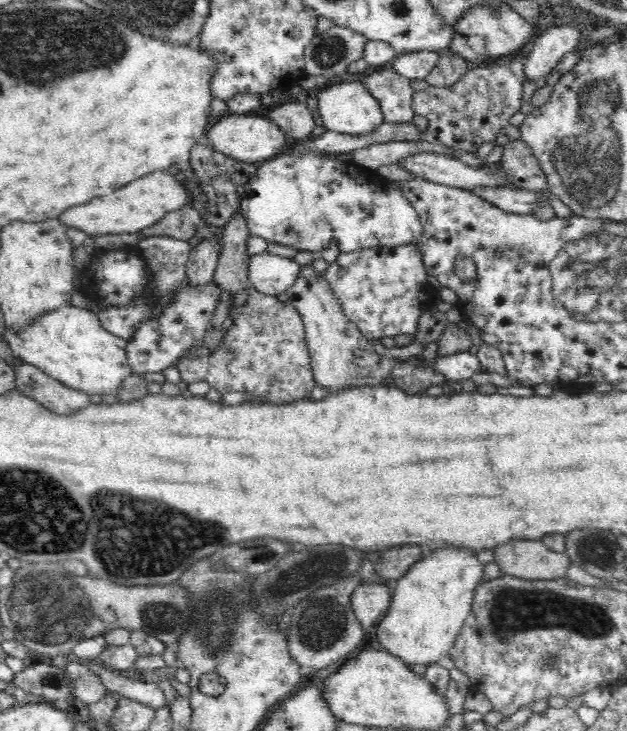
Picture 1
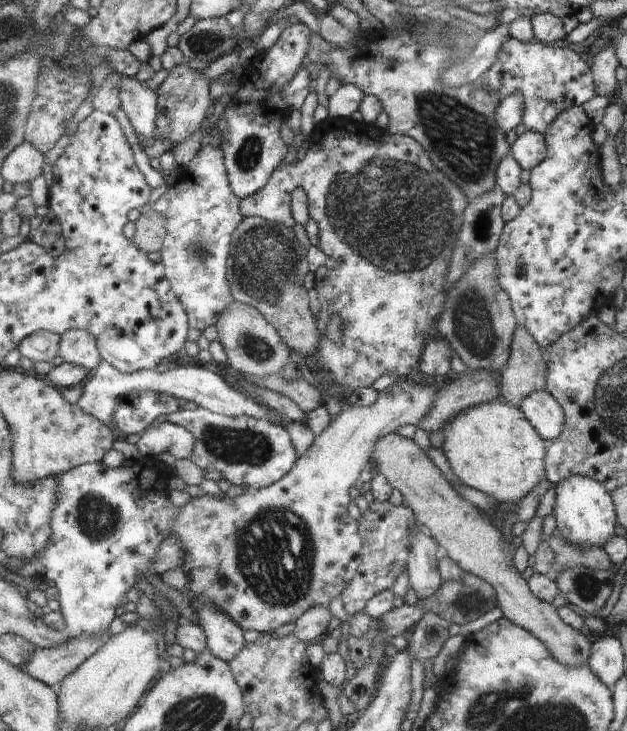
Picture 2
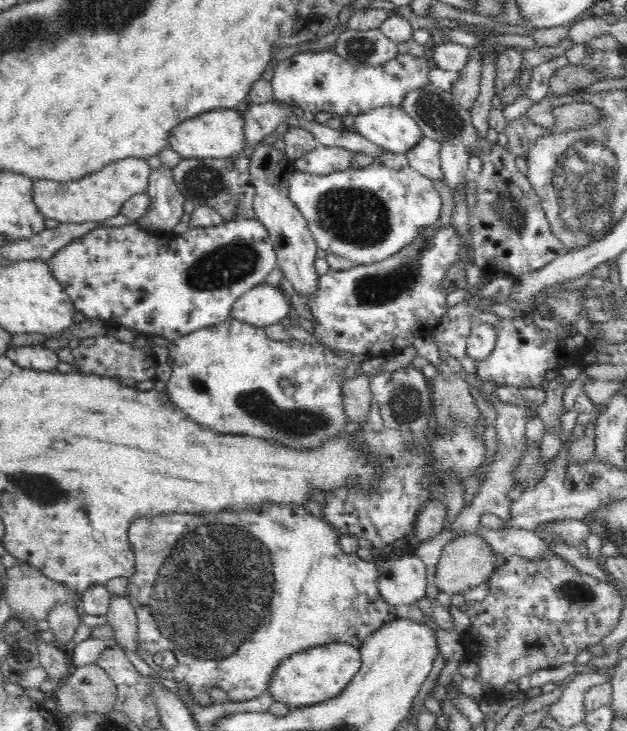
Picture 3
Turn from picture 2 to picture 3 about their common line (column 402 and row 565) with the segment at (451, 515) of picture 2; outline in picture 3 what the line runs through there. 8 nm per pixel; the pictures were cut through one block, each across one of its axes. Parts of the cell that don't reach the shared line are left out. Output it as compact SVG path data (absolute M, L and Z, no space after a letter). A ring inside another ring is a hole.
M476 534L460 535L448 541L441 550L435 570L435 585L446 594L464 593L489 579L496 566L496 553Z

